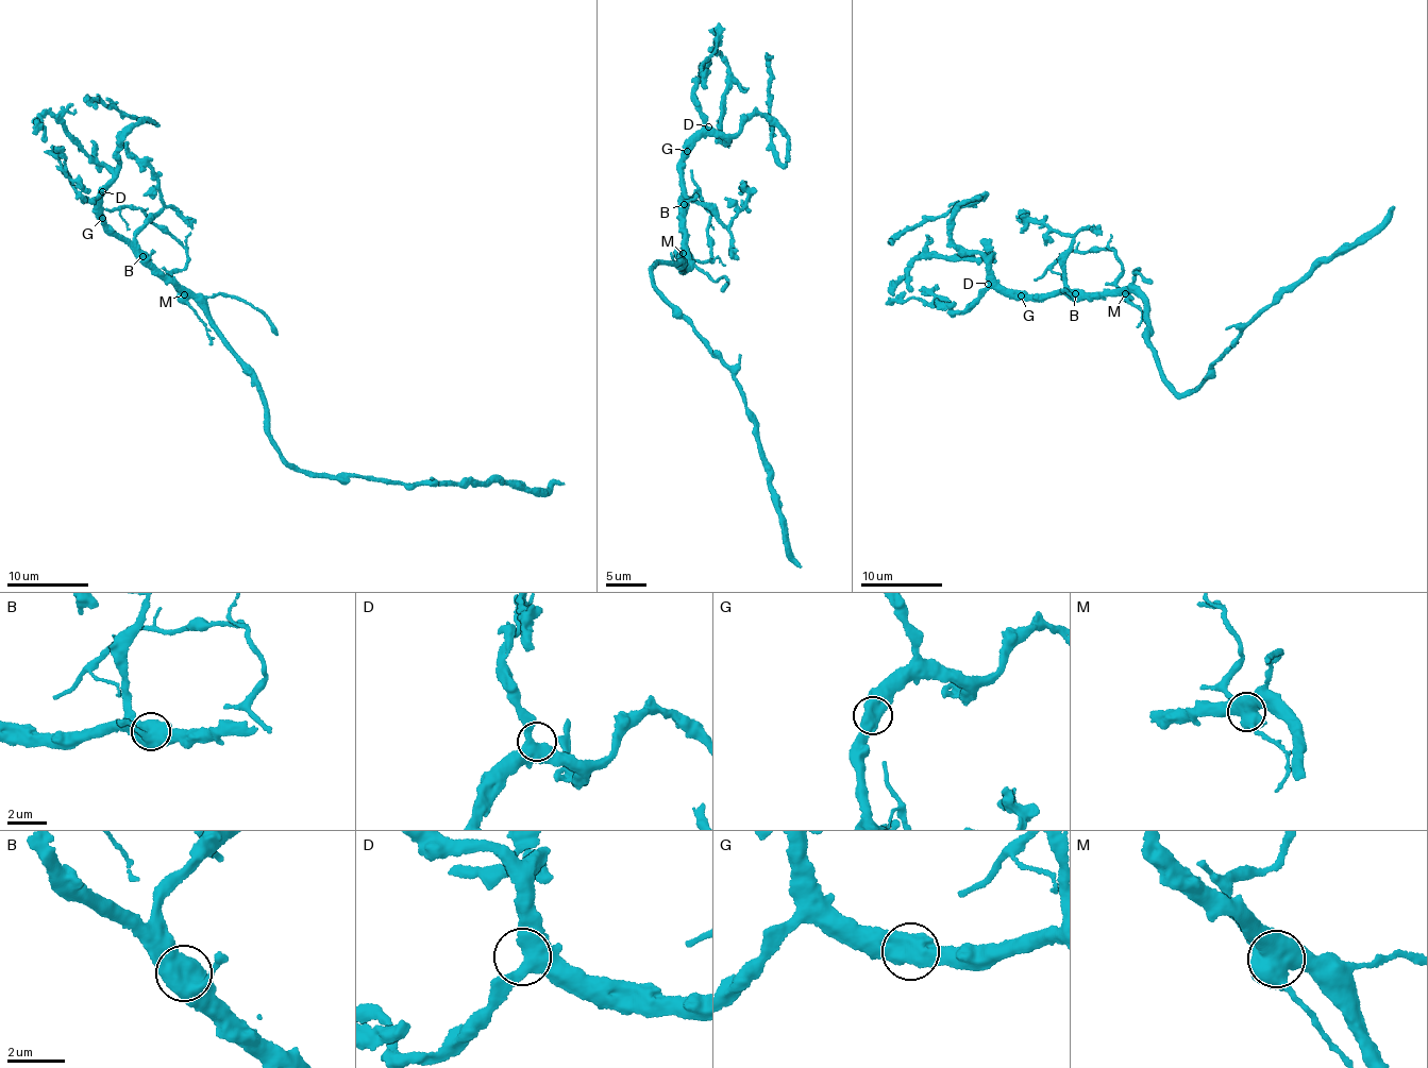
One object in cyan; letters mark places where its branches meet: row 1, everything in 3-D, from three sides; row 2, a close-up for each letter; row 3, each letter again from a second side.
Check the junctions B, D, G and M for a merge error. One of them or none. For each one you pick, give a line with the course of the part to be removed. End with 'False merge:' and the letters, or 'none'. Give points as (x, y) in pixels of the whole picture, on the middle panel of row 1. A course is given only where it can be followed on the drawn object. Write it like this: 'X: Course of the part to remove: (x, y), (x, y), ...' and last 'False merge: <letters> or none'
M: Course of the part to remove: (682, 253), (685, 248), (699, 261), (709, 263), (711, 258), (710, 220), (698, 190), (691, 197)
False merge: M

